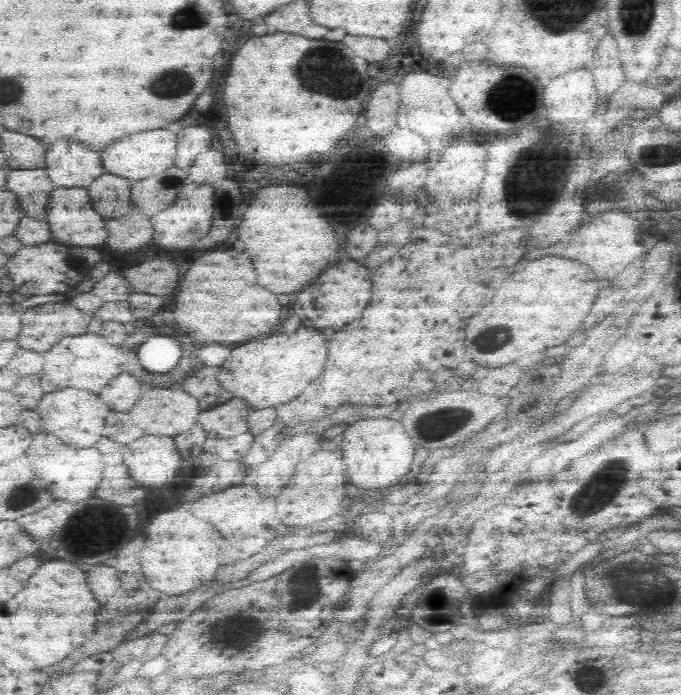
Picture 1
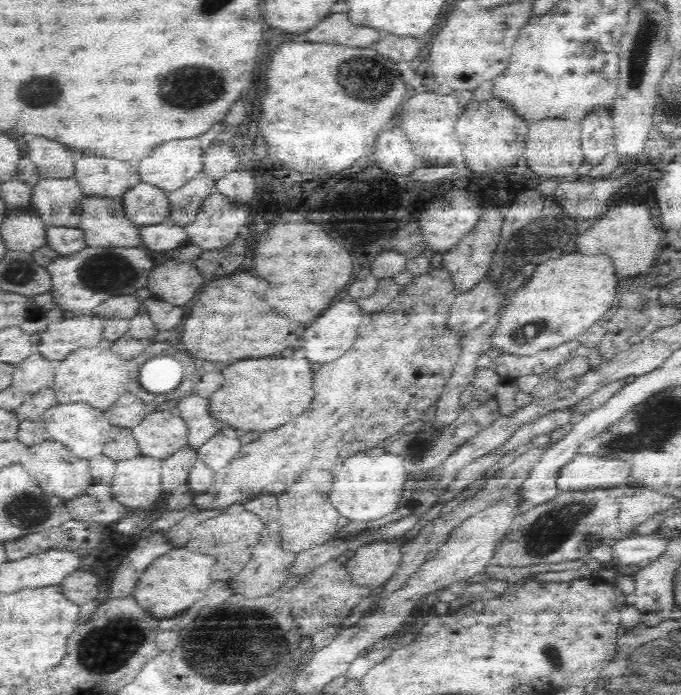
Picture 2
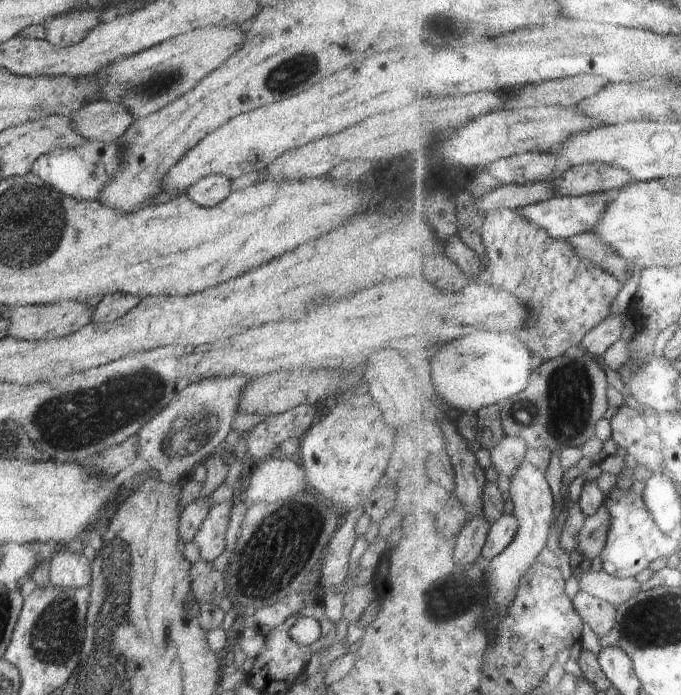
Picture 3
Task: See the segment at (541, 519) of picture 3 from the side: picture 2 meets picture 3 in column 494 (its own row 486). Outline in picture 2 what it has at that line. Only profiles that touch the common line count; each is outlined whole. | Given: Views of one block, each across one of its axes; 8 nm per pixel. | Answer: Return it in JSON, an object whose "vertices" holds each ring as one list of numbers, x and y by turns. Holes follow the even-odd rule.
{"vertices":[[578,453,563,468,558,479,561,490,615,487,627,484,633,473,633,464,623,458]]}

